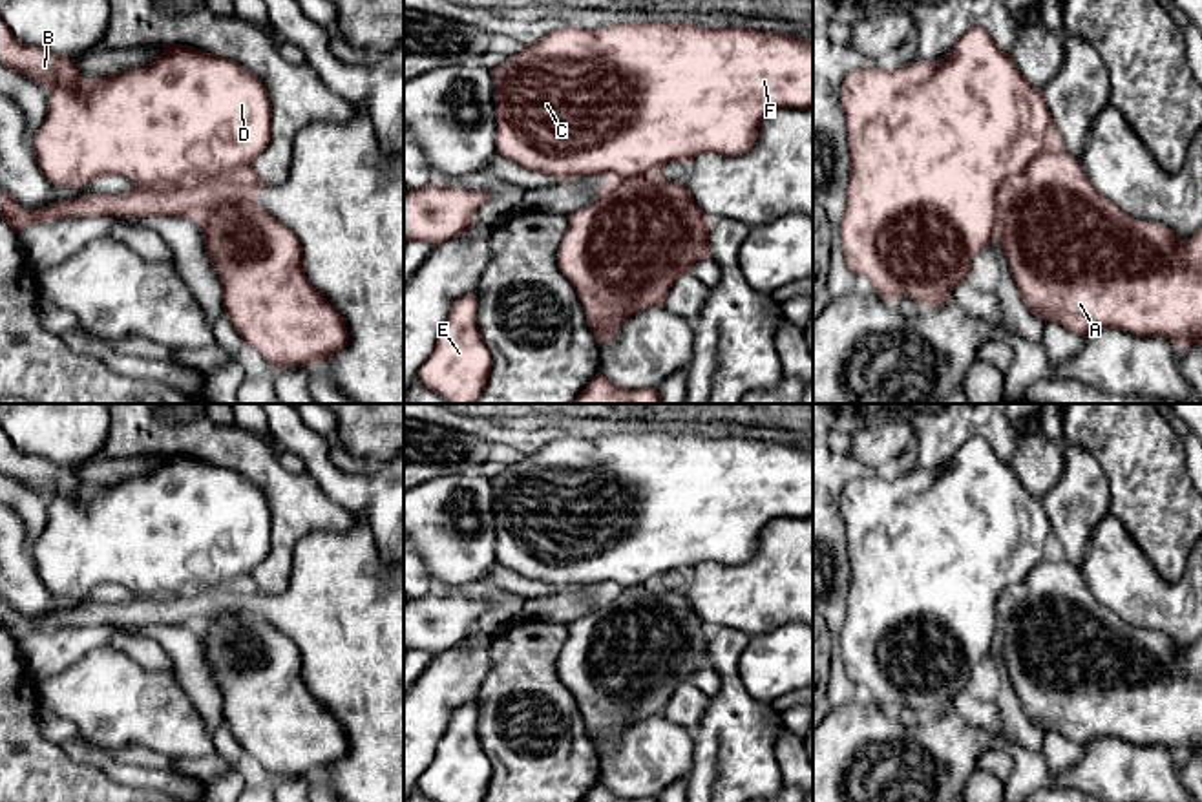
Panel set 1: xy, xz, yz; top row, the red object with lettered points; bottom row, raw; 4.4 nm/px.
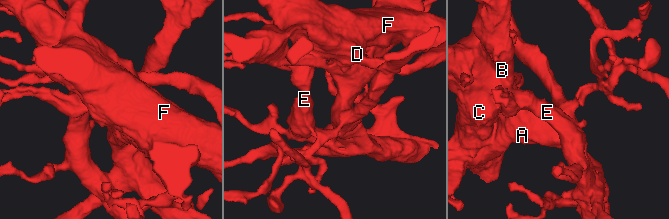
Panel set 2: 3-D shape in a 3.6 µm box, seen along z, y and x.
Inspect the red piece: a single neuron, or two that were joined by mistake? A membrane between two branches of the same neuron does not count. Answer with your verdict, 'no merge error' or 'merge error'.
merge error

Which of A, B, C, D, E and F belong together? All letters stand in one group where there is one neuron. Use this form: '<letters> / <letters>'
A B / C D E F

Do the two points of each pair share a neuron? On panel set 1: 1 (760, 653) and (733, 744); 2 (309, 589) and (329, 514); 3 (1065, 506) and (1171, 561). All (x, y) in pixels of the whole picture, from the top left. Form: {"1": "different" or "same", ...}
{"1": "different", "2": "different", "3": "different"}

